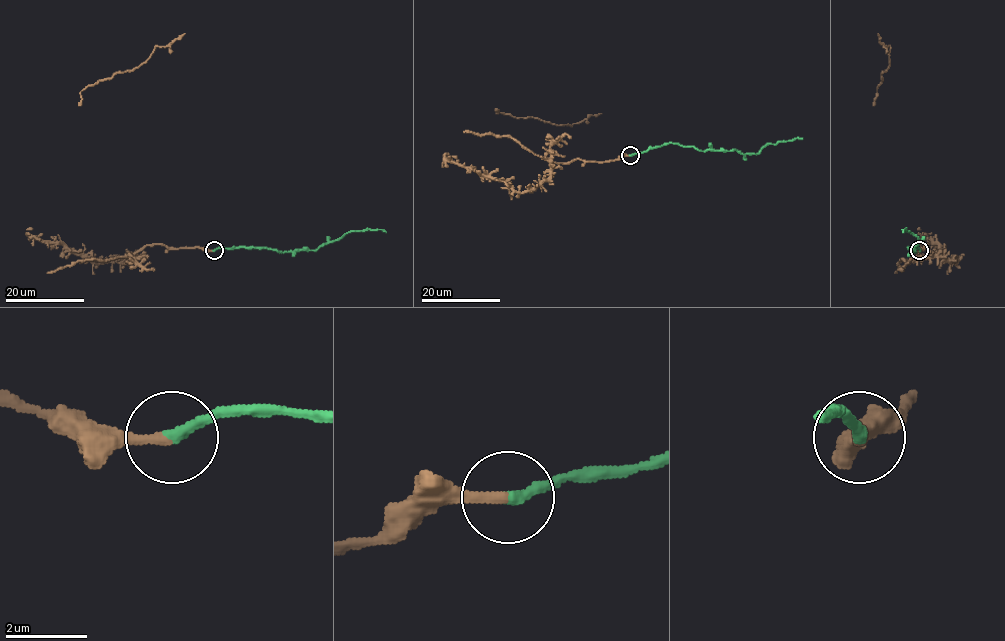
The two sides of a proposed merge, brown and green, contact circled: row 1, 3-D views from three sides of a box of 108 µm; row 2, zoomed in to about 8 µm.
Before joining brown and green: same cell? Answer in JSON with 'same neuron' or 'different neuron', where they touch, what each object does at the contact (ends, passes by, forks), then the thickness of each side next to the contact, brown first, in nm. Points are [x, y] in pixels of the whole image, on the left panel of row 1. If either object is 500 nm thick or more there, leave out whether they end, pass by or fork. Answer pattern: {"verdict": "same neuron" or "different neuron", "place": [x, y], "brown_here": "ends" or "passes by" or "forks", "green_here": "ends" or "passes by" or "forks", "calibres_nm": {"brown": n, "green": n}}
{"verdict": "different neuron", "place": [214, 250], "brown_here": "ends", "green_here": "ends", "calibres_nm": {"brown": 260, "green": 300}}

